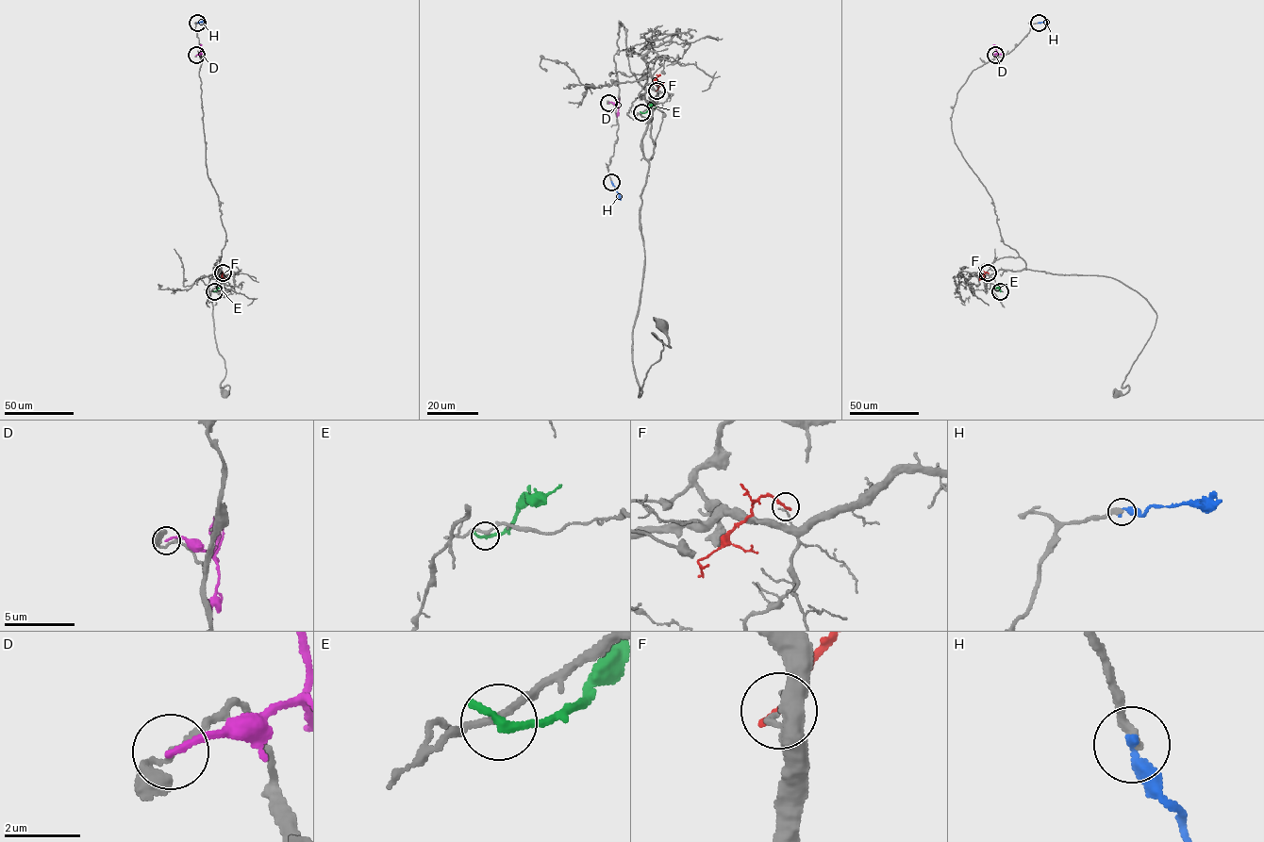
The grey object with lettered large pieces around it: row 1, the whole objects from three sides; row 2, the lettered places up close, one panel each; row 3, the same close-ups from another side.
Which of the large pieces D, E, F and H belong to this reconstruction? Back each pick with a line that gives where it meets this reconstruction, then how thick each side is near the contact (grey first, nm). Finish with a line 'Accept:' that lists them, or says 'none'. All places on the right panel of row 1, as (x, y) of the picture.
Accept: none

